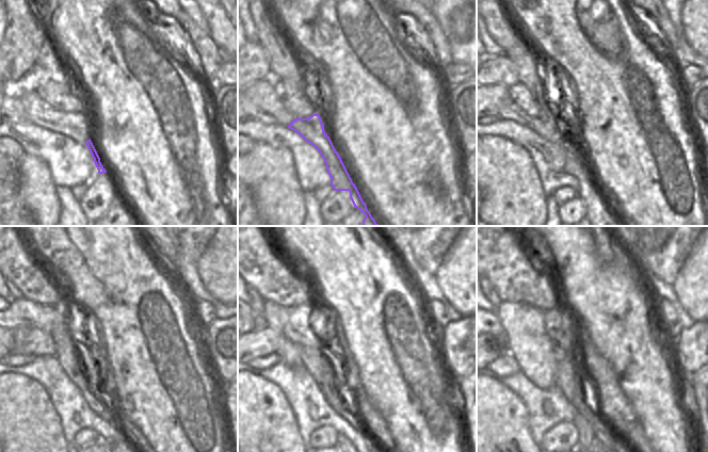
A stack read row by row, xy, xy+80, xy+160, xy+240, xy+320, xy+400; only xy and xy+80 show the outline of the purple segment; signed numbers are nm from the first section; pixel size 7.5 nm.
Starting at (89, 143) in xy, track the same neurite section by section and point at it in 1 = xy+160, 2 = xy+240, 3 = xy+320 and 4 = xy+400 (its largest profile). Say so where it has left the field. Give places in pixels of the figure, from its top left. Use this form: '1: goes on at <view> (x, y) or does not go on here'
1: goes on at xy+160 (592, 199)
2: goes on at xy+240 (129, 442)
3: goes on at xy+320 (259, 324)
4: goes on at xy+400 (498, 300)

